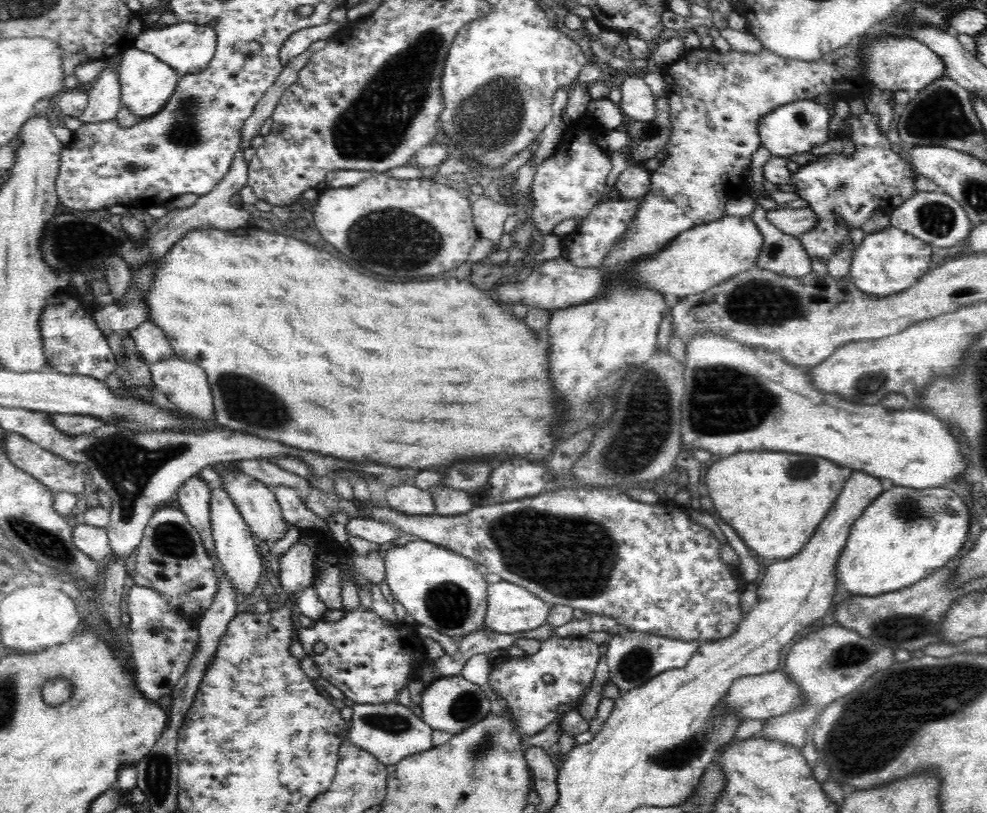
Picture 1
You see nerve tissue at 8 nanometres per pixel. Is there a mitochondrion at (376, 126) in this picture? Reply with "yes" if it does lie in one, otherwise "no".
yes

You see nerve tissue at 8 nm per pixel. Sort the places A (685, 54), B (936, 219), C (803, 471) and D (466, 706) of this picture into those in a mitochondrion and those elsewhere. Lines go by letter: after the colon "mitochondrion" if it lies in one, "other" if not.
A: other
B: mitochondrion
C: mitochondrion
D: mitochondrion

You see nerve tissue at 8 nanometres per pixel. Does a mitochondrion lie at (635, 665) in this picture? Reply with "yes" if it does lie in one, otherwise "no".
yes

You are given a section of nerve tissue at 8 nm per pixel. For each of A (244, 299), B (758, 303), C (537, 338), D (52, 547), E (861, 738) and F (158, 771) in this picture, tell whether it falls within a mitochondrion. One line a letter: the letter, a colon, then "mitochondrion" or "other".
A: other
B: mitochondrion
C: other
D: mitochondrion
E: mitochondrion
F: mitochondrion

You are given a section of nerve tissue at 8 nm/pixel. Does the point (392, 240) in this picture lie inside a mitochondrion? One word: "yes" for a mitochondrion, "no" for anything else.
yes

